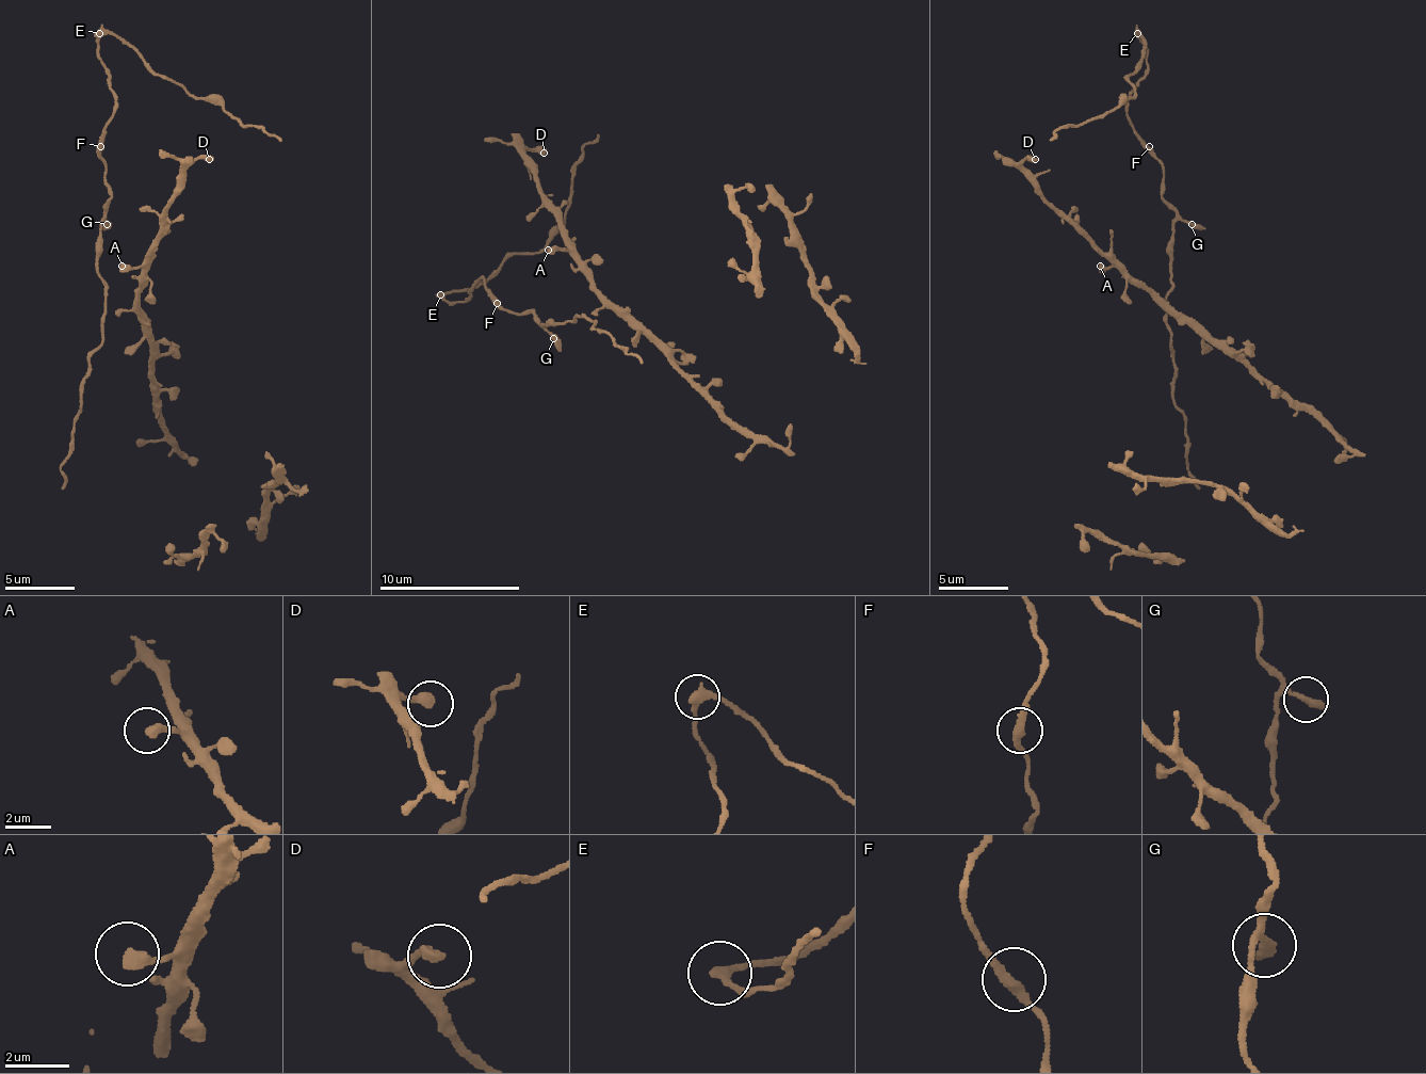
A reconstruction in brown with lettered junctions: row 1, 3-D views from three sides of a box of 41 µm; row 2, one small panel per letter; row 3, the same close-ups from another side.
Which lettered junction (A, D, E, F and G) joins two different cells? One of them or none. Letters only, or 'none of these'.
E

